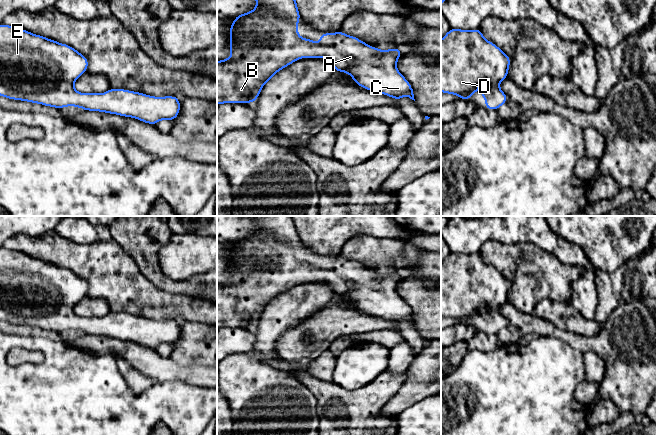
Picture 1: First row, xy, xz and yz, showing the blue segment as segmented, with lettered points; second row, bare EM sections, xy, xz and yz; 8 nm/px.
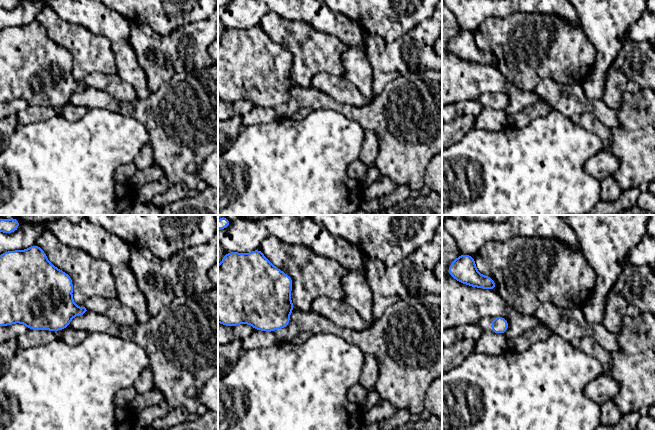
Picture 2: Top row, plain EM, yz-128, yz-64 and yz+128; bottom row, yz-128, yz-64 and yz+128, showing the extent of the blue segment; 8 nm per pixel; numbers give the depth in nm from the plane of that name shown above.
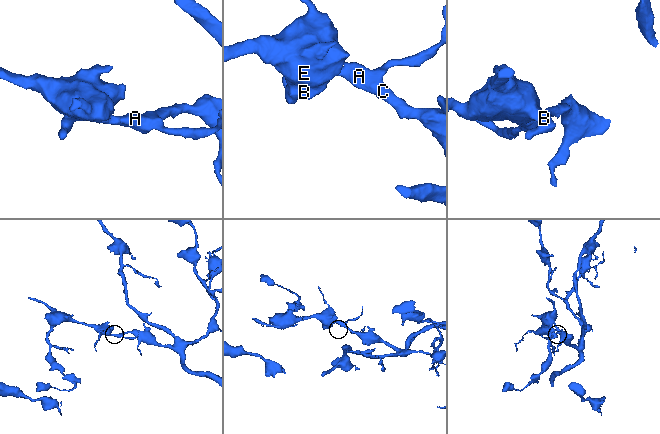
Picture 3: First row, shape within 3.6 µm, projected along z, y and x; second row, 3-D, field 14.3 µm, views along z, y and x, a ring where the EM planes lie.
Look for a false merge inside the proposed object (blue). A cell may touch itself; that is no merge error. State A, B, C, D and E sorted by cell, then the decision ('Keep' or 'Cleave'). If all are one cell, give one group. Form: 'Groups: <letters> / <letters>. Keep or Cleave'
Groups: A B C D E. Keep

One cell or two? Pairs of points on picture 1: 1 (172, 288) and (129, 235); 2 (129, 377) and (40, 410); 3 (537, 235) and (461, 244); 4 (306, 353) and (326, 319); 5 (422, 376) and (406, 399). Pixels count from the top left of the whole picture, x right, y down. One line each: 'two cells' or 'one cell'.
1: one cell
2: two cells
3: one cell
4: one cell
5: one cell

